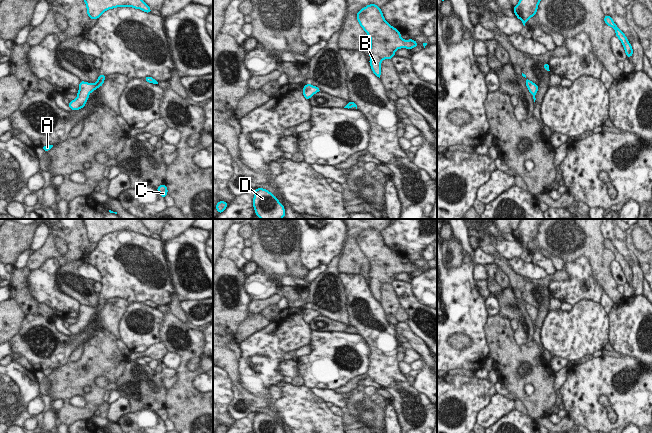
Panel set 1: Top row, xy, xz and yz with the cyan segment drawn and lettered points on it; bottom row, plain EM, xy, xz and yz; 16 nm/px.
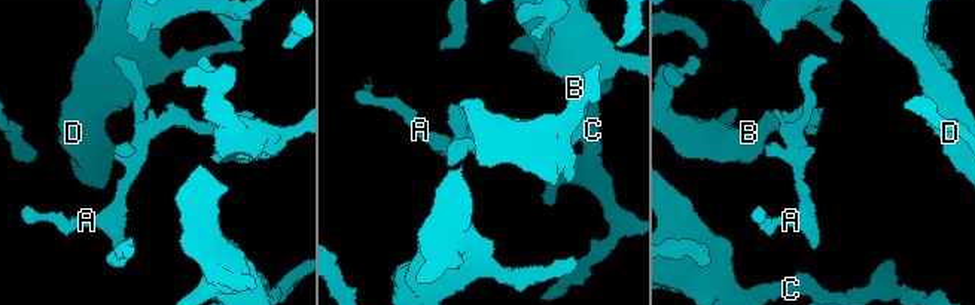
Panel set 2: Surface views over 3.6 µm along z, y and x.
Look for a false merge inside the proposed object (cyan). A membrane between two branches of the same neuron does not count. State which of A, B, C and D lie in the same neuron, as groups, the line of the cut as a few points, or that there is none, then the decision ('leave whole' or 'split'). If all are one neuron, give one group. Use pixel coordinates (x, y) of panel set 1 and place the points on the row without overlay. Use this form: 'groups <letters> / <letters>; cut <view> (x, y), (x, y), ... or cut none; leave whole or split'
groups A B C D; cut none; leave whole

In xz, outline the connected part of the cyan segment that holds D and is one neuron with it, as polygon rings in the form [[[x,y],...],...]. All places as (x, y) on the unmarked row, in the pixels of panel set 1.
[[[261,411],[254,415],[253,431],[254,433],[285,433],[274,418]]]

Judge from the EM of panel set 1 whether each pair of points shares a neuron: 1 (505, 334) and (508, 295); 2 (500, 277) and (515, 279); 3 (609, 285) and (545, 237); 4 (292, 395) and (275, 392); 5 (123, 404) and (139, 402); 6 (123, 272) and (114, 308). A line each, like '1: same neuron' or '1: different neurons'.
1: different neurons
2: different neurons
3: same neuron
4: different neurons
5: different neurons
6: different neurons

